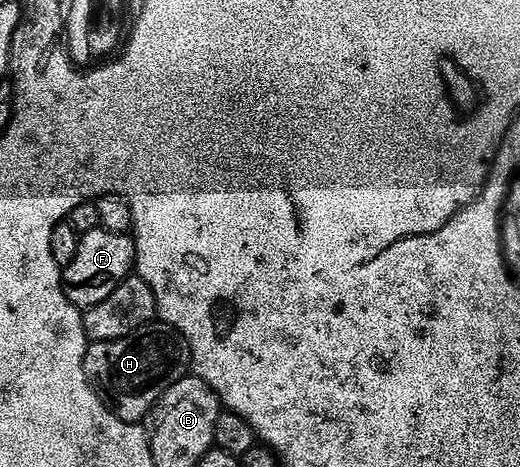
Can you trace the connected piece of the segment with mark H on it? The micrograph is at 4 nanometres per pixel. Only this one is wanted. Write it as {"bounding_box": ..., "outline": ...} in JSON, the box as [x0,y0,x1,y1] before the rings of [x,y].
{"bounding_box":[84,325,194,423],"outline":[[[160,325],[157,339],[148,334],[137,333],[128,339],[105,343],[89,342],[84,358],[89,379],[107,396],[116,414],[128,423],[147,420],[165,393],[178,381],[189,378],[194,367],[192,345],[176,328]]]}

